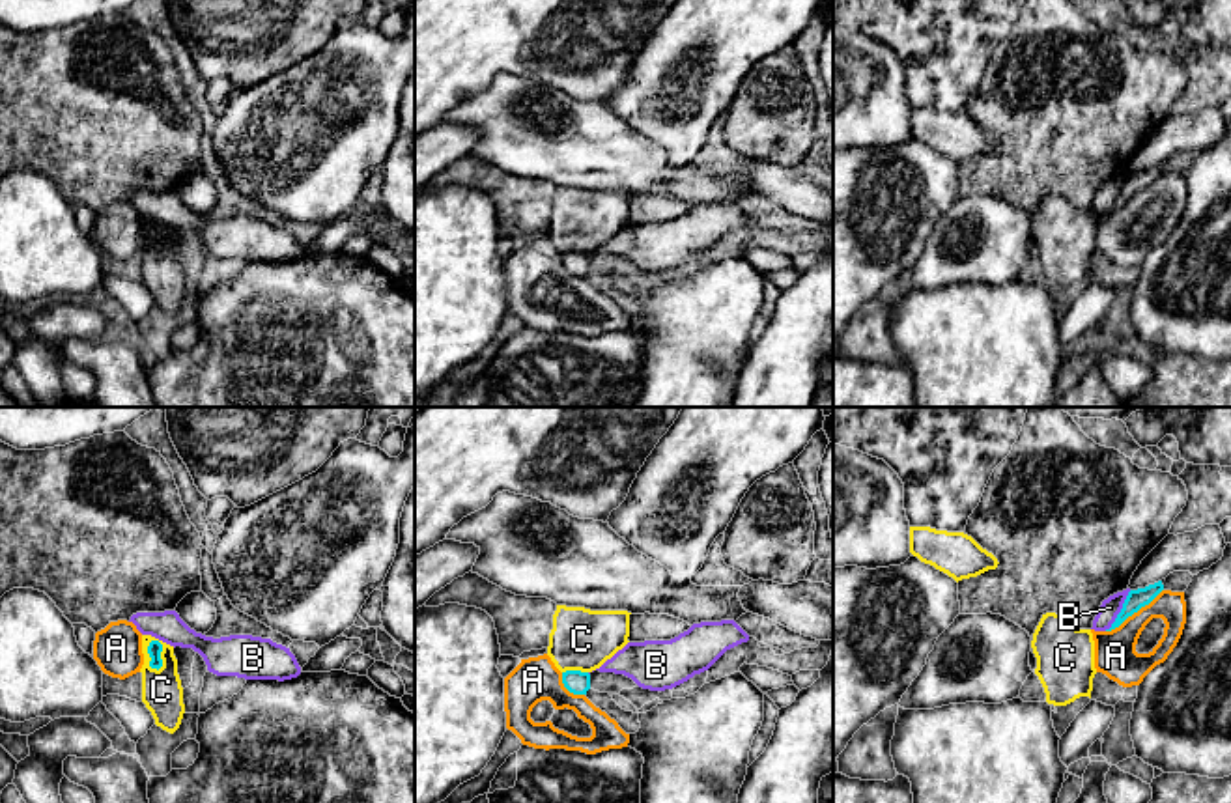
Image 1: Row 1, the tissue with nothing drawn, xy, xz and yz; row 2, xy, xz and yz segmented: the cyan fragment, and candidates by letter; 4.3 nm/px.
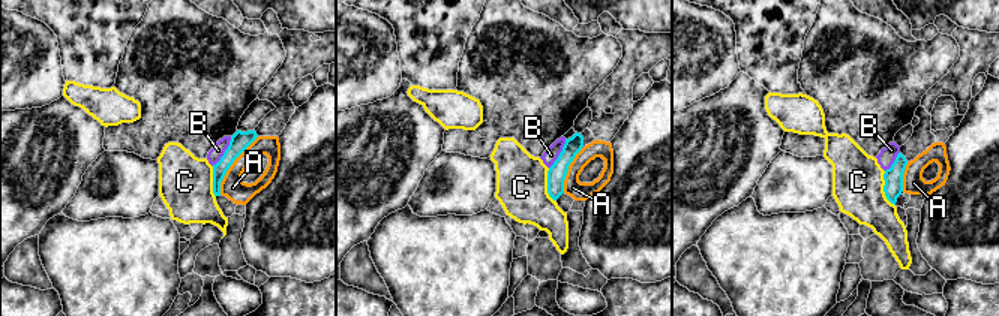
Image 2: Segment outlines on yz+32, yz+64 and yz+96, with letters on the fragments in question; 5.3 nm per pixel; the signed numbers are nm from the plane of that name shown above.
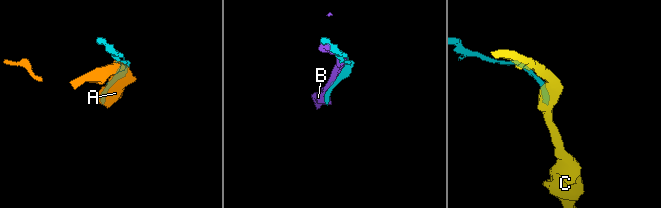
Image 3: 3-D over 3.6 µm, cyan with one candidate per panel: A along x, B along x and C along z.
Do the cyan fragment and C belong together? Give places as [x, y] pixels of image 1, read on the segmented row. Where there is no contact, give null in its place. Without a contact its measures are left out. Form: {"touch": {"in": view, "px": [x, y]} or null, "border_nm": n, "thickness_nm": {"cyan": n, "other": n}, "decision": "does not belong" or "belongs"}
{"touch": {"in": "xy", "px": [150, 656]}, "border_nm": 150, "thickness_nm": {"cyan": 60, "other": 180}, "decision": "does not belong"}

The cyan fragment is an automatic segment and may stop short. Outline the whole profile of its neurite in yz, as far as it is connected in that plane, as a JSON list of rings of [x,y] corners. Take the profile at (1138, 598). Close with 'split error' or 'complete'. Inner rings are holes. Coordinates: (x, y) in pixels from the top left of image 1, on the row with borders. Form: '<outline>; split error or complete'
[[[1162,581],[1149,585],[1145,588],[1130,590],[1123,603],[1121,613],[1117,614],[1111,627],[1106,631],[1119,627],[1128,616],[1138,613],[1141,607],[1149,605],[1162,590],[1164,590]]]; complete

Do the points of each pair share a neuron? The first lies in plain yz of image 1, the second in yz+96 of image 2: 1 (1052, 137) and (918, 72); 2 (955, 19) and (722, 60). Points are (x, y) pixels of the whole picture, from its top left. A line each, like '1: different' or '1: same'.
1: same
2: different

